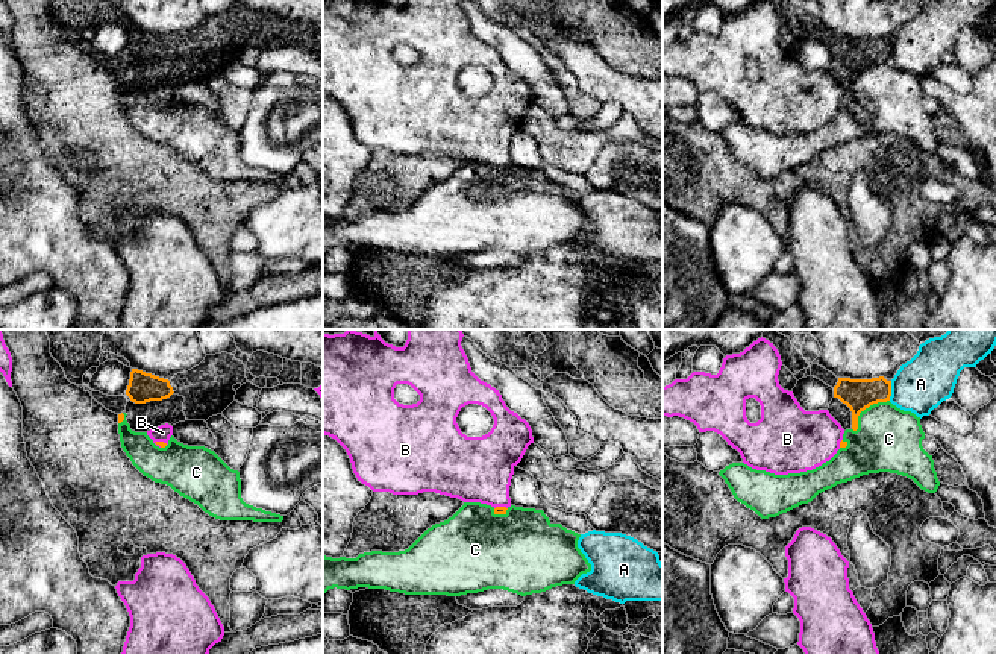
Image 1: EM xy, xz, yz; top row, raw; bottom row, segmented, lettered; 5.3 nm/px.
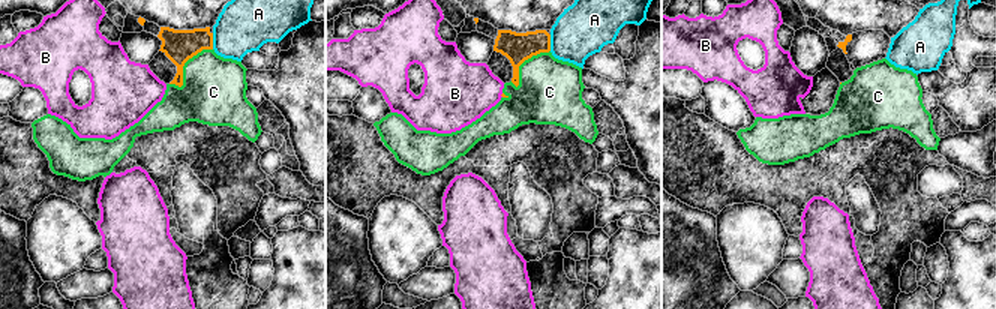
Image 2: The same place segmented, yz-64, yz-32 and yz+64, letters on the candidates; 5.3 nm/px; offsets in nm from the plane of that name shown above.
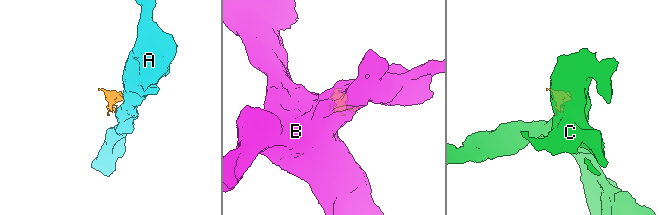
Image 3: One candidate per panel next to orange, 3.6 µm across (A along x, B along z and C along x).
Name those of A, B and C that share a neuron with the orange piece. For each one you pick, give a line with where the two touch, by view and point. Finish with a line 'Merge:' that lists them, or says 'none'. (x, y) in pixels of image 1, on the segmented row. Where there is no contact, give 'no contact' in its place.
Merge: none

